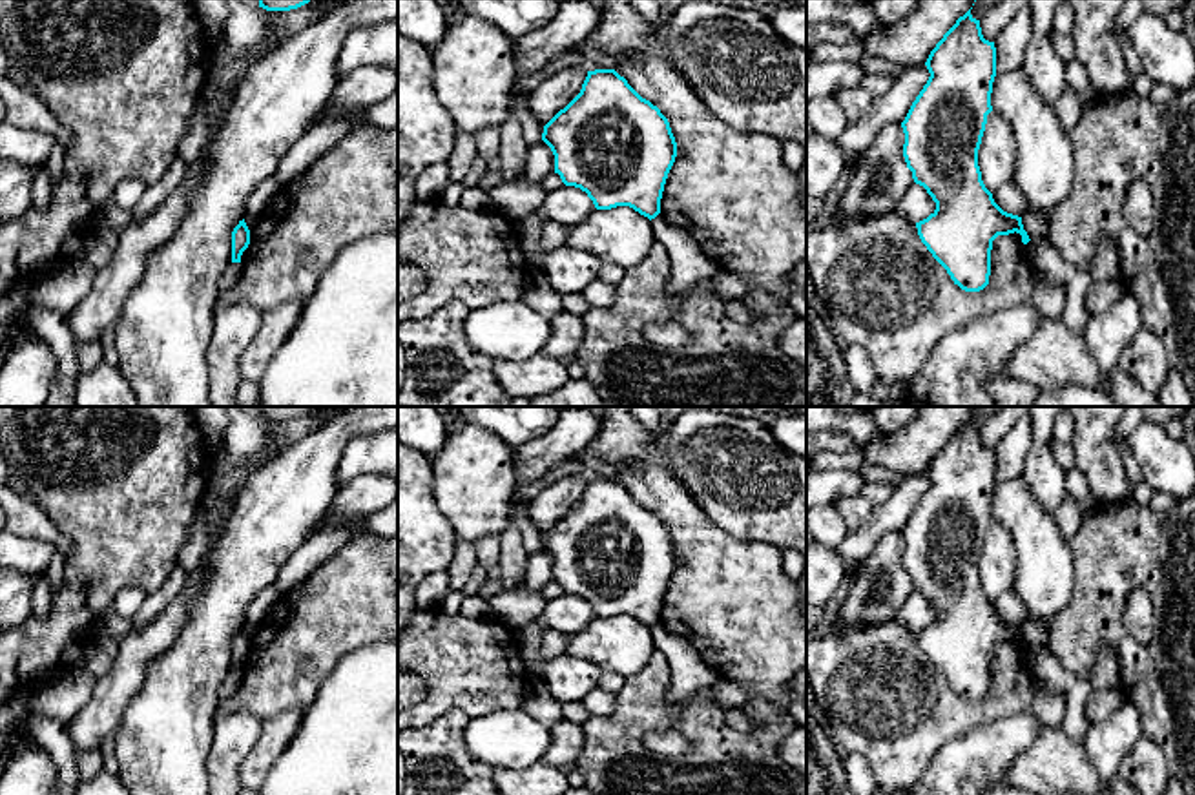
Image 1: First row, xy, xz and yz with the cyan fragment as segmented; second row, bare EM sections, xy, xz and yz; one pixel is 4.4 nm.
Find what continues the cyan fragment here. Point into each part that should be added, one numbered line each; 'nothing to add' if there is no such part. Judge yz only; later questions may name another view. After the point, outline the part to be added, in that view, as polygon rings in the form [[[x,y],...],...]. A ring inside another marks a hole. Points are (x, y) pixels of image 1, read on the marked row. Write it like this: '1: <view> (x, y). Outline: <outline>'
nothing to add

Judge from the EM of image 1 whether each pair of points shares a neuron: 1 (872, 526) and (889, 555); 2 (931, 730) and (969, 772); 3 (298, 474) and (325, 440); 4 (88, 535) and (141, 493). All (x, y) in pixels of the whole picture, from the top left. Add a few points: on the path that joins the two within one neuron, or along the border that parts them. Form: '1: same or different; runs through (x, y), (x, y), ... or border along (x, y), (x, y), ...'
1: different; border along (900, 531), (883, 535), (865, 558)
2: different; border along (984, 724), (953, 737), (920, 775)
3: same; runs through (307, 465), (322, 449)
4: same; runs through (101, 522), (128, 495)

